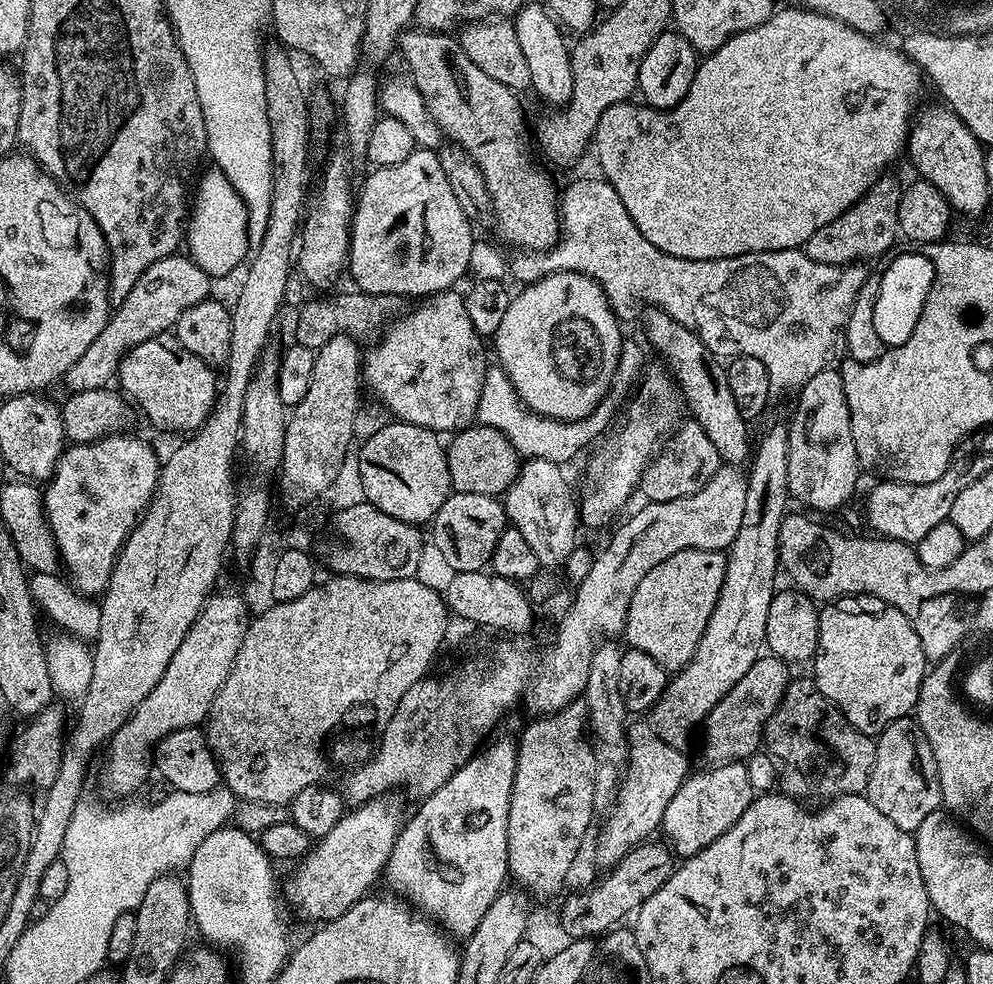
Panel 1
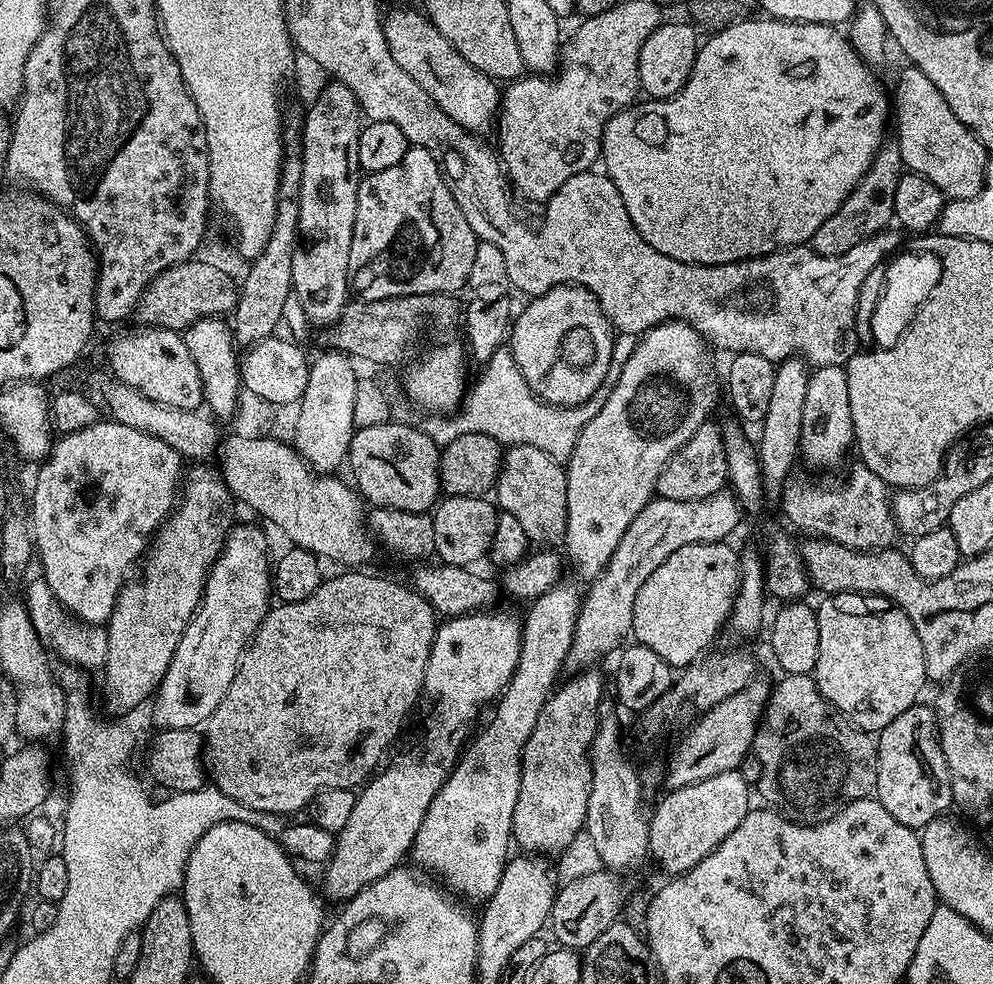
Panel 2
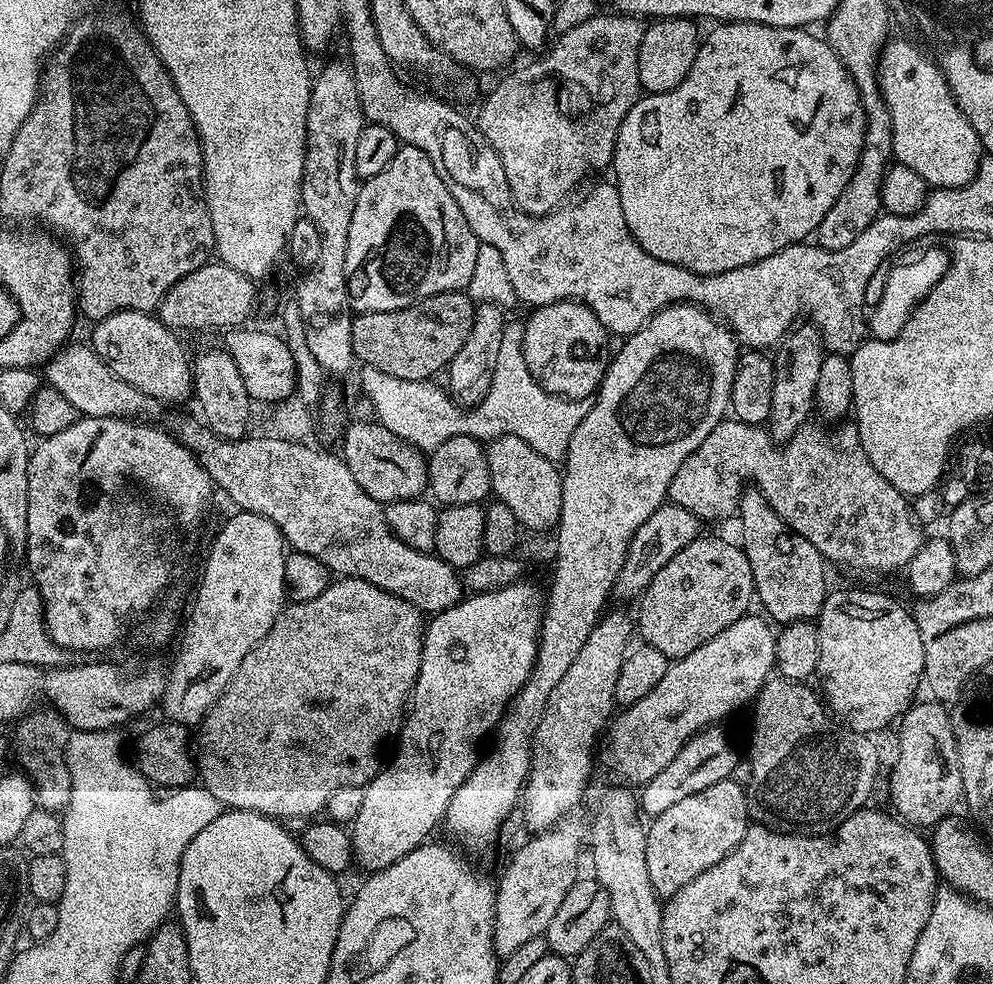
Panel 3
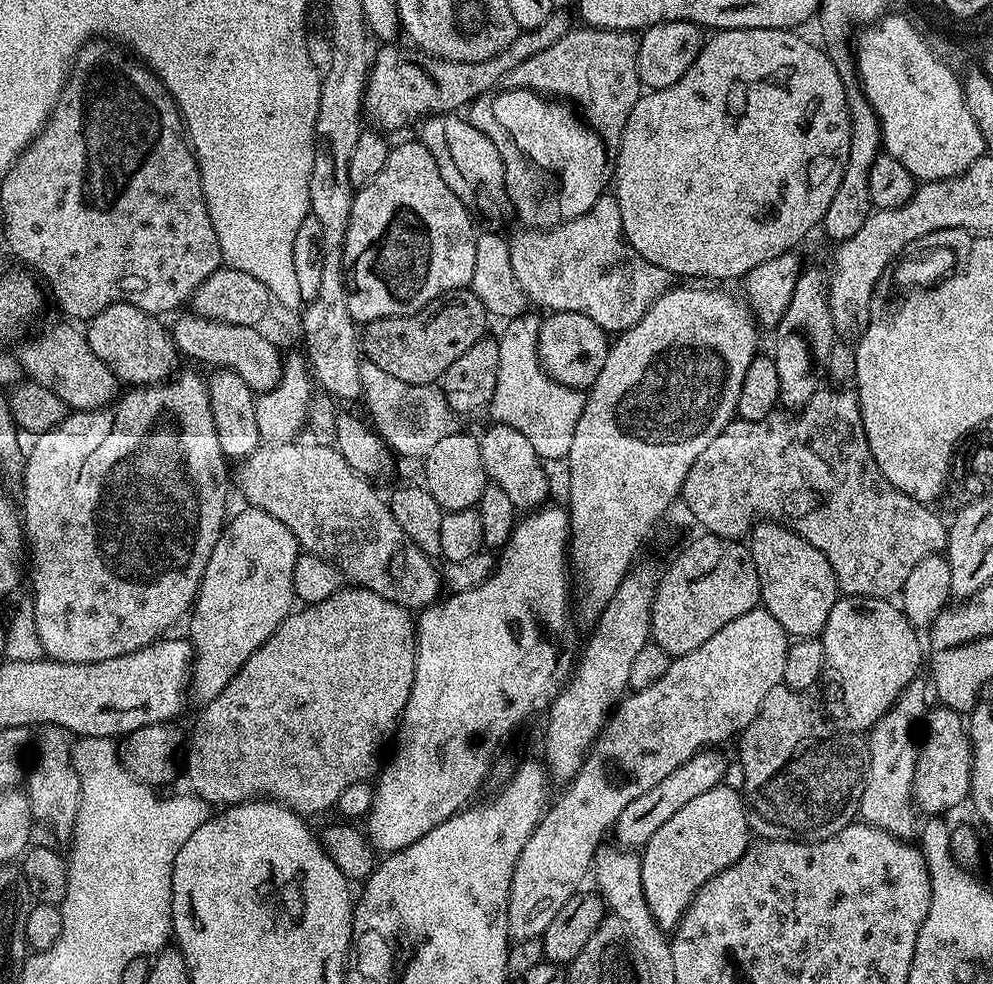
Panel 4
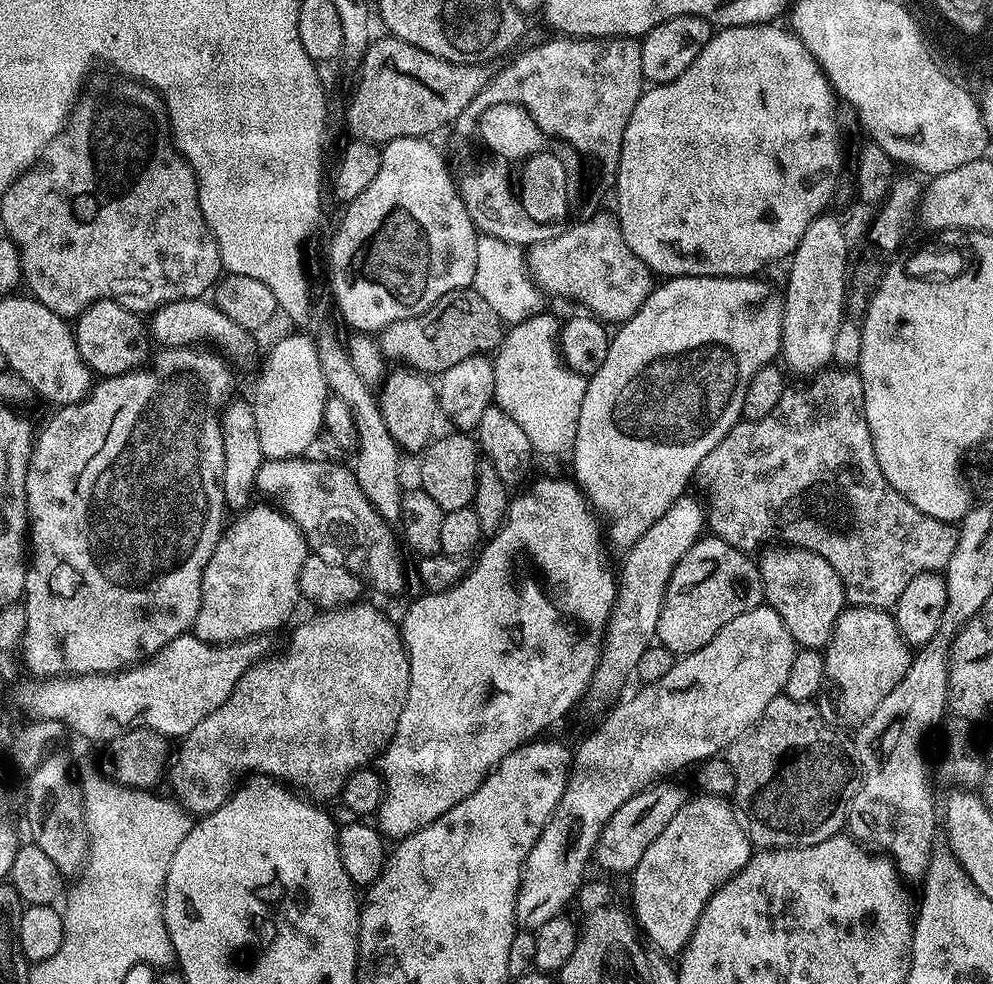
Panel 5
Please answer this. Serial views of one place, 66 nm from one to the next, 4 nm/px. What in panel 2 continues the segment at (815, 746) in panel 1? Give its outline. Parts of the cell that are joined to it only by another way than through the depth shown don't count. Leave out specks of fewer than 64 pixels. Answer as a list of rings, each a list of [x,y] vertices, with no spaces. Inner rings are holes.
[[[787,674],[779,677],[780,681],[775,681],[772,684],[772,693],[768,695],[768,705],[764,707],[764,715],[760,717],[760,725],[756,731],[756,737],[752,743],[752,752],[756,756],[758,762],[762,766],[762,774],[758,791],[765,805],[775,806],[779,811],[787,814],[791,819],[801,823],[817,825],[826,822],[830,818],[834,818],[834,814],[838,814],[850,802],[862,800],[873,795],[876,786],[876,746],[878,743],[877,737],[871,732],[864,732],[860,728],[848,723],[841,713],[829,704],[828,699],[816,689],[816,681],[811,675],[803,676],[802,674]]]

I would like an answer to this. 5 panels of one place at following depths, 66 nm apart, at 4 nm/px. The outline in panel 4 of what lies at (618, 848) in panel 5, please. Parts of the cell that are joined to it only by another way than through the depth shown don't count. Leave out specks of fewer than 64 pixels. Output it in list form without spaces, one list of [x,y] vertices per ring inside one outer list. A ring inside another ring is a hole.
[[[716,746],[703,748],[686,762],[682,762],[682,766],[678,766],[678,770],[666,774],[666,778],[662,778],[662,782],[658,782],[658,786],[646,790],[646,794],[638,794],[638,798],[634,798],[634,802],[627,804],[615,822],[615,843],[625,850],[643,849],[644,845],[650,842],[650,838],[654,838],[654,830],[658,830],[658,826],[670,822],[670,818],[674,818],[674,814],[678,810],[682,810],[682,806],[686,806],[686,802],[698,798],[698,794],[706,794],[706,790],[715,788],[717,784],[721,783],[730,760],[720,751],[721,749]]]

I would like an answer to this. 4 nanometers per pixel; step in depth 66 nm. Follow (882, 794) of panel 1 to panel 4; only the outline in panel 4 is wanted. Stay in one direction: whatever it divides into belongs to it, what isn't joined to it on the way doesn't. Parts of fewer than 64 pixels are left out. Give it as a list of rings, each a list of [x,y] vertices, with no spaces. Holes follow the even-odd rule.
[[[932,706],[928,709],[928,714],[926,719],[923,721],[922,724],[922,732],[924,728],[924,744],[923,740],[922,743],[919,745],[917,754],[916,754],[916,765],[914,766],[914,782],[912,783],[912,799],[919,811],[921,813],[927,814],[929,817],[936,818],[939,817],[941,814],[948,814],[944,812],[948,812],[951,808],[956,808],[959,806],[960,803],[967,801],[970,796],[970,789],[972,787],[972,742],[970,739],[970,732],[969,729],[966,727],[966,720],[963,715],[959,712],[955,712],[954,710],[950,710],[949,708],[945,708],[943,706]]]

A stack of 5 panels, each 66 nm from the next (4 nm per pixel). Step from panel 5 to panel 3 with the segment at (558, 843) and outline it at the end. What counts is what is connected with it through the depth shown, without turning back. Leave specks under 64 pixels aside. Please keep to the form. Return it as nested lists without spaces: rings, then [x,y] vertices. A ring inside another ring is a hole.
[[[749,614],[742,617],[738,622],[726,626],[722,634],[714,634],[710,642],[698,646],[694,654],[686,654],[680,660],[669,663],[666,674],[662,674],[662,682],[658,682],[658,686],[654,686],[646,698],[638,698],[638,702],[627,705],[621,711],[624,713],[621,716],[619,713],[611,721],[602,752],[604,748],[604,764],[620,779],[617,781],[628,786],[649,784],[655,776],[662,774],[662,770],[666,770],[666,766],[670,766],[670,761],[677,756],[678,750],[682,750],[682,746],[686,746],[691,736],[704,728],[719,725],[724,722],[720,720],[734,715],[747,704],[749,707],[755,701],[776,667],[776,632],[773,625],[763,615],[760,616]],[[565,818],[544,832],[535,833],[516,853],[504,868],[496,884],[496,921],[494,922],[494,946],[497,957],[514,954],[518,946],[530,942],[530,938],[545,935],[550,918],[562,898],[576,885],[576,863],[580,851],[586,848],[586,828],[575,824],[575,819]]]

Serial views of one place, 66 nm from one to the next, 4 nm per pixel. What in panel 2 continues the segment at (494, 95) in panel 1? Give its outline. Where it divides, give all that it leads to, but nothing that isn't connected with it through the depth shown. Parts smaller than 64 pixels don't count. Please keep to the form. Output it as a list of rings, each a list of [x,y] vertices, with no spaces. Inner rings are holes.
[[[396,8],[383,17],[386,46],[390,46],[390,54],[436,105],[445,112],[458,126],[468,132],[484,134],[488,127],[493,127],[501,109],[502,92],[497,81],[482,70],[470,66],[458,50],[440,31],[432,25],[423,11],[415,12],[412,8]]]

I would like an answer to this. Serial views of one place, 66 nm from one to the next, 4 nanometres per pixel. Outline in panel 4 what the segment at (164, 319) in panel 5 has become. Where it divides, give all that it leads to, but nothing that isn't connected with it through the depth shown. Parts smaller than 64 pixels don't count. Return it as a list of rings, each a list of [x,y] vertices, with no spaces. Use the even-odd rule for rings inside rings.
[[[195,314],[187,315],[177,315],[177,320],[170,324],[171,338],[181,357],[189,356],[190,359],[201,360],[204,364],[216,364],[212,366],[217,369],[228,368],[238,374],[238,378],[242,378],[242,382],[246,382],[246,386],[250,386],[250,390],[257,394],[274,390],[278,386],[285,357],[281,349],[258,334],[256,327],[227,324]]]

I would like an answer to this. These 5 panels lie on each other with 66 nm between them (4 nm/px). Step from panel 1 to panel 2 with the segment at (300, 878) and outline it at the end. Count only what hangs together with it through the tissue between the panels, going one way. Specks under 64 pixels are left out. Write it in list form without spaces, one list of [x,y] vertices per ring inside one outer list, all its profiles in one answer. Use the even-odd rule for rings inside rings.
[[[481,610],[478,612],[472,612],[469,616],[453,616],[445,619],[443,623],[436,629],[436,637],[432,643],[432,649],[430,650],[430,658],[426,662],[426,670],[424,671],[424,687],[423,691],[426,696],[432,699],[432,709],[428,712],[428,717],[424,720],[425,732],[421,734],[420,741],[413,746],[409,752],[404,752],[388,769],[385,767],[383,770],[377,771],[375,775],[371,777],[359,789],[356,797],[356,805],[354,811],[350,813],[350,822],[346,822],[346,826],[336,836],[336,849],[332,851],[332,857],[329,858],[326,867],[323,869],[324,872],[324,892],[323,895],[327,897],[329,901],[340,900],[339,902],[347,902],[352,897],[358,895],[366,886],[373,884],[378,878],[382,878],[388,872],[392,871],[393,868],[397,867],[401,863],[400,860],[409,855],[412,850],[412,843],[414,838],[418,834],[418,826],[422,826],[422,818],[426,818],[426,810],[430,810],[430,802],[438,794],[438,790],[448,781],[448,776],[451,774],[452,769],[456,767],[465,747],[466,741],[469,739],[470,731],[468,732],[468,724],[472,724],[476,720],[476,715],[480,712],[480,707],[483,704],[491,705],[493,701],[499,697],[500,693],[507,688],[508,684],[512,680],[512,676],[516,672],[516,667],[520,661],[520,633],[522,631],[522,620],[518,615],[515,616],[512,612],[496,612],[497,610]]]

